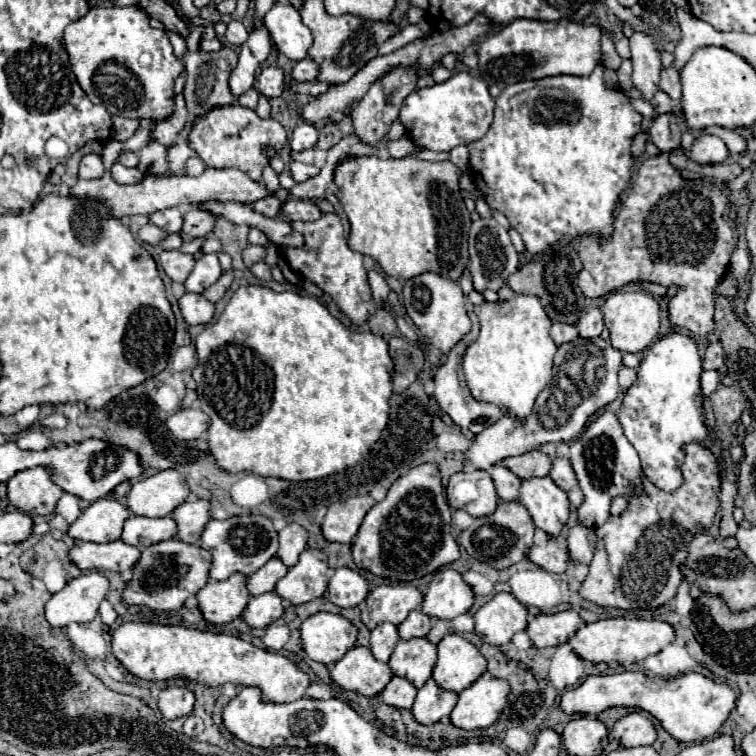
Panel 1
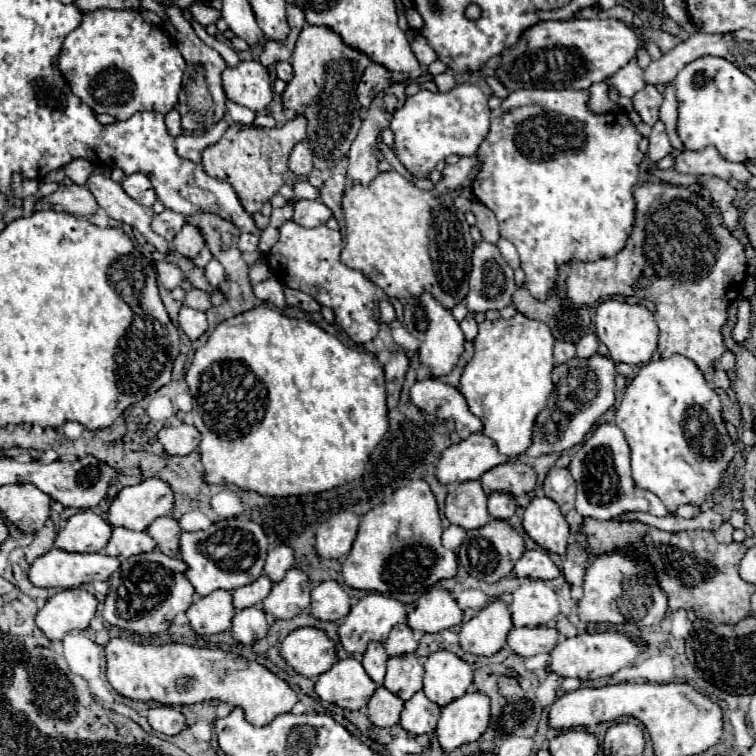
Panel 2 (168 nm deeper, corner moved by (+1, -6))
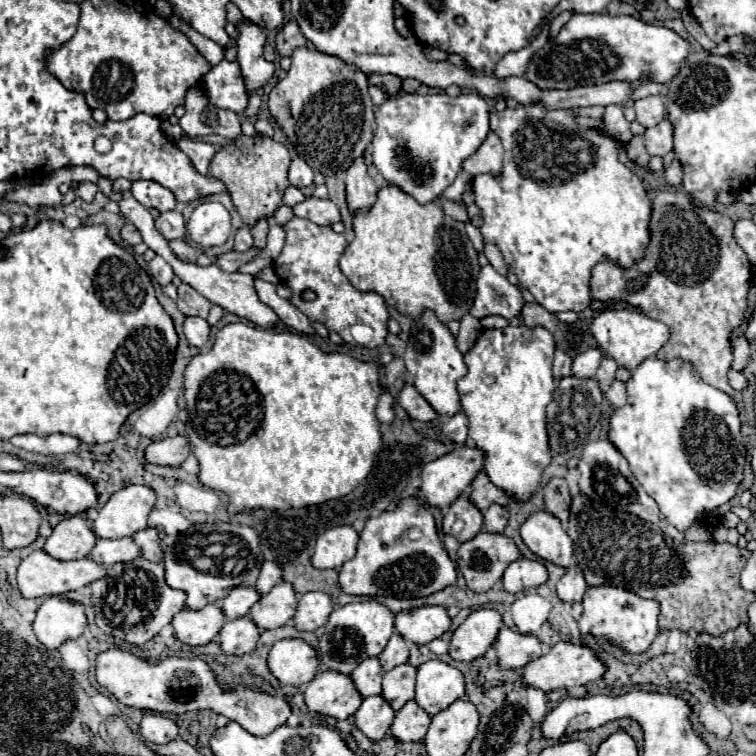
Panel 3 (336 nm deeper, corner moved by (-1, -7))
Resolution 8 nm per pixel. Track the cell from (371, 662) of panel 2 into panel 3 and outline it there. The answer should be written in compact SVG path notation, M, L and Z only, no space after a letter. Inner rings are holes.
M368 657L368 659L364 659L364 661L352 671L352 679L354 679L356 689L360 691L362 697L380 695L380 691L382 691L382 677L384 677L384 669L380 667L378 657Z

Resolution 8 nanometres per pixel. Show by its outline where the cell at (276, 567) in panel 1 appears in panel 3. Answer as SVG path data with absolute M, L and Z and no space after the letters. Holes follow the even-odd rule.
M234 587L228 597L222 599L222 609L226 619L238 619L248 615L250 607L260 599L260 593L254 587Z

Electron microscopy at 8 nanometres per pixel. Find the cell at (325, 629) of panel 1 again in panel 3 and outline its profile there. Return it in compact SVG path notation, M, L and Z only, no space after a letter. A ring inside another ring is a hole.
M282 639L272 647L268 667L280 683L300 687L316 677L318 655L304 639Z

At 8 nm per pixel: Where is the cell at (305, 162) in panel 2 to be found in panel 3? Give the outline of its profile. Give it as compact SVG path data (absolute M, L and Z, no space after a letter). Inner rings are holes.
M294 157L294 161L290 163L290 183L298 189L312 185L314 179L314 171L308 167L308 163L304 163L302 157Z

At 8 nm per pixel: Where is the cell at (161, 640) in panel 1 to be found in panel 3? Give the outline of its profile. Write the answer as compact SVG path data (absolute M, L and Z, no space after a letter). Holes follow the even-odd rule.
M114 647L98 653L96 681L128 707L150 709L160 713L186 713L198 709L212 709L228 717L230 721L240 723L248 733L258 737L272 733L276 727L284 725L286 719L290 717L290 705L286 703L284 697L270 695L246 683L226 689L220 685L214 669L198 657L194 659L166 657L162 661L148 661L130 651Z

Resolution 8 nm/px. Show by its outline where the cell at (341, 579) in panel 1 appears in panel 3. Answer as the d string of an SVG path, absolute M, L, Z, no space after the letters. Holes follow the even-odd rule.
M322 591L304 593L298 599L294 625L302 631L316 631L318 627L324 627L324 623L328 623L328 615L332 615L334 607L334 599Z

